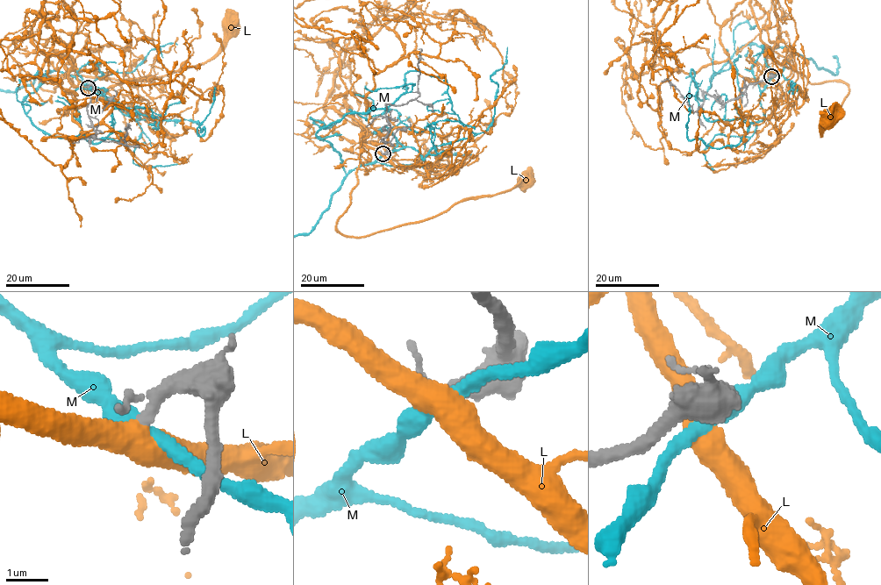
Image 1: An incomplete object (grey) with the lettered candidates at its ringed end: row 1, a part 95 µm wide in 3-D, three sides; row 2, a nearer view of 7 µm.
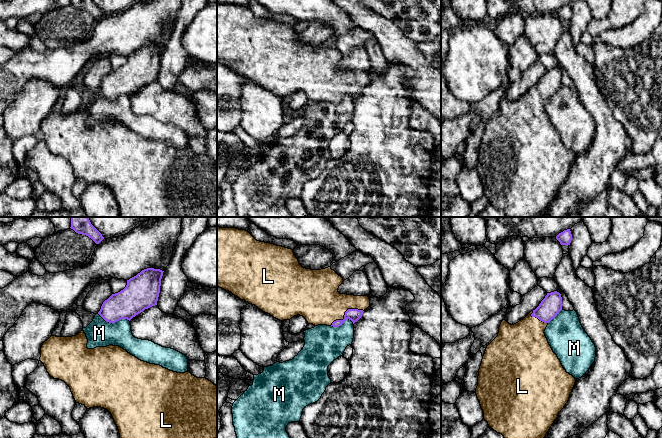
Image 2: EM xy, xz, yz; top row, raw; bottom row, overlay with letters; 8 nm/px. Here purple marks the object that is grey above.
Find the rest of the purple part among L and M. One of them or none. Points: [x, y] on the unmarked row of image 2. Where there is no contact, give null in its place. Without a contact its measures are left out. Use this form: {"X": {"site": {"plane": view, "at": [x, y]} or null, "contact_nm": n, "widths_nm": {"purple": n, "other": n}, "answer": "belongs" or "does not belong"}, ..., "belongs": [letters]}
{"L": {"site": {"plane": "xz", "at": [345, 89]}, "contact_nm": 300, "widths_nm": {"purple": 100, "other": 360}, "answer": "belongs"}, "M": {"site": {"plane": "xy", "at": [114, 98]}, "contact_nm": 260, "widths_nm": {"purple": 240, "other": 220}, "answer": "does not belong"}, "belongs": ["L"]}

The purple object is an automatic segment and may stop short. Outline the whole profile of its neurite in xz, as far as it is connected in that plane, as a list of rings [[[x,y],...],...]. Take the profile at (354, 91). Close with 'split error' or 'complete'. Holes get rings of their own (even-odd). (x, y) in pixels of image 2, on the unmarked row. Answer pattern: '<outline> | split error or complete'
[[[217,3],[217,62],[255,81],[280,97],[290,96],[300,91],[306,95],[308,100],[315,102],[339,103],[347,95],[354,100],[370,82],[370,75],[368,72],[340,70],[338,64],[343,57],[343,54],[331,43],[321,46],[303,44],[292,25],[257,17],[246,6]]] | split error

